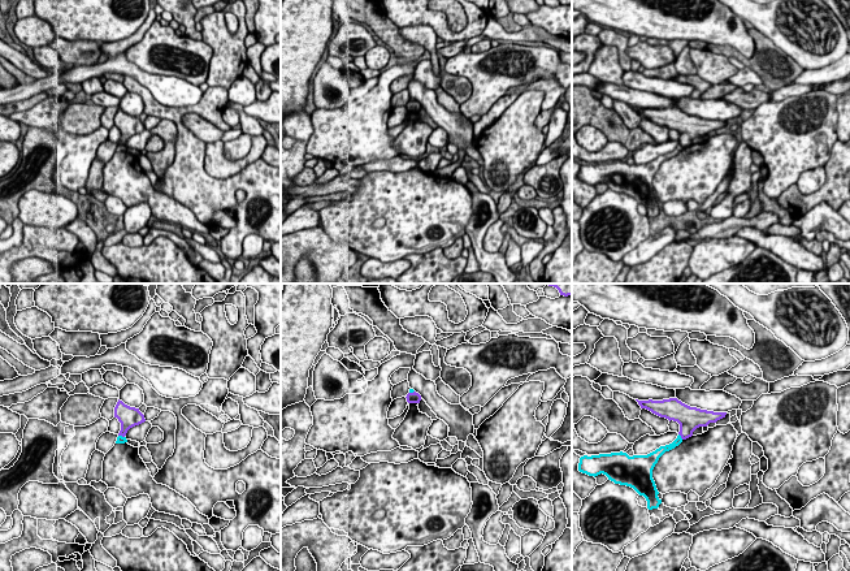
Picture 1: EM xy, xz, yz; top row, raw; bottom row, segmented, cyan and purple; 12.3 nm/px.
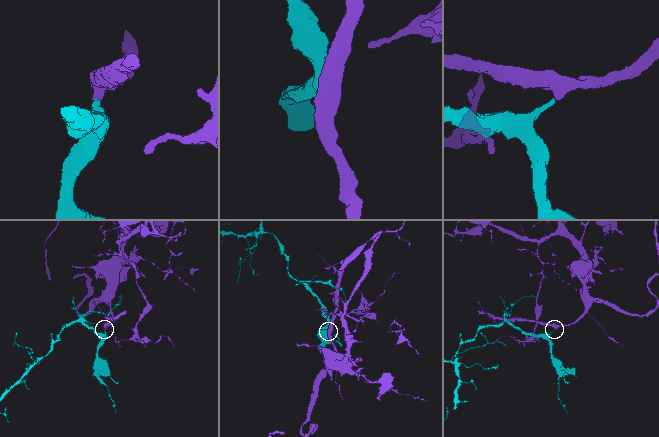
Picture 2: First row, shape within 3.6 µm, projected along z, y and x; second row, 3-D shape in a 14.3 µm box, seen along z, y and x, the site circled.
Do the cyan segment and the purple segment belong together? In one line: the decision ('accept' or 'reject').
reject

